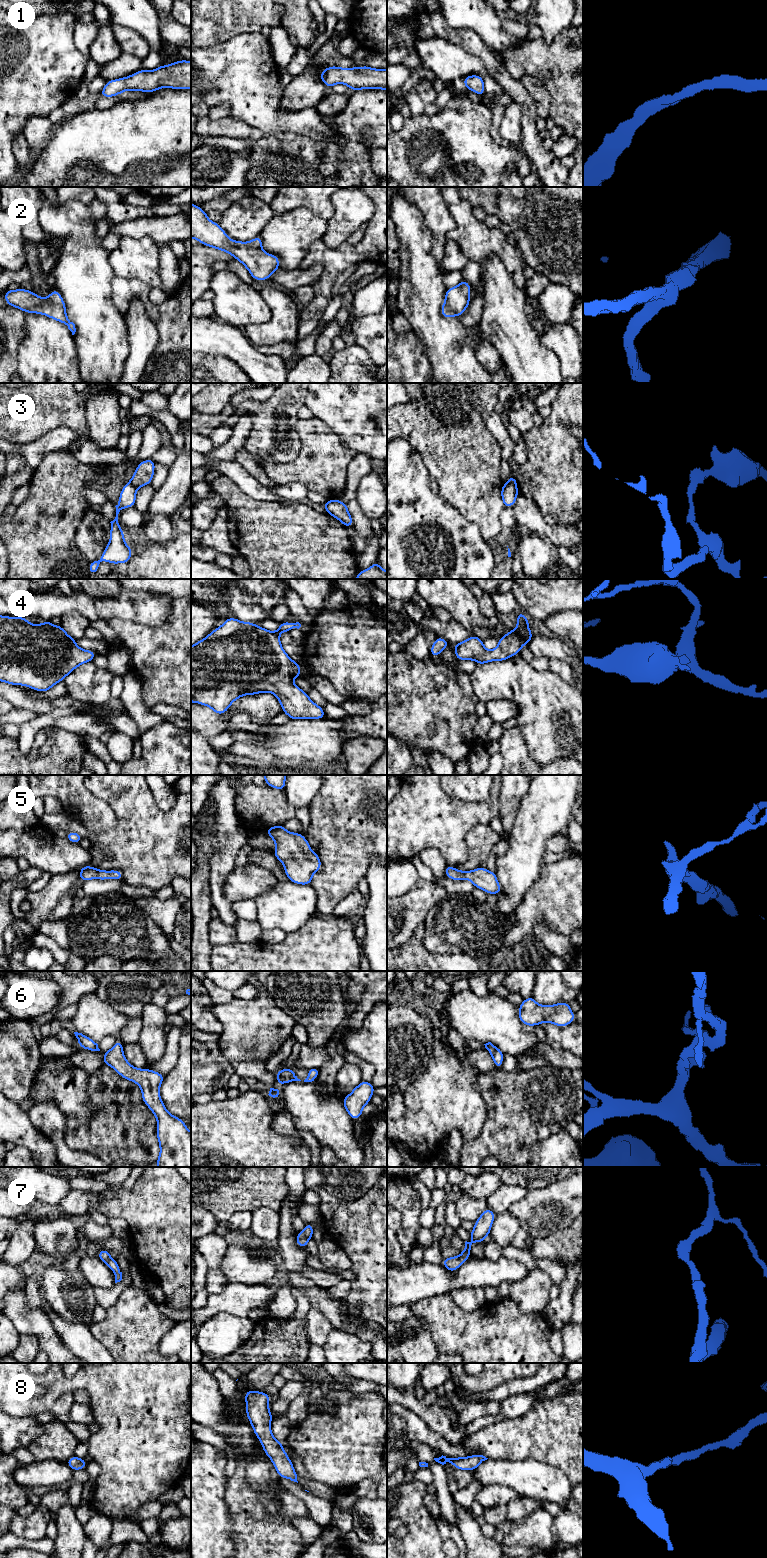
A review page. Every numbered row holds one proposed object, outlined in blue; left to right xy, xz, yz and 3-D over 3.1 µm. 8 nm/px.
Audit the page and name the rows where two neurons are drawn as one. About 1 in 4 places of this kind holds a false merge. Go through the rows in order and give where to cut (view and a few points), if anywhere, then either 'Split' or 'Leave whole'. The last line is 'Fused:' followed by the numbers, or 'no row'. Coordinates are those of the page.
1: No split. Leave whole
2: No split. Leave whole
3: Split along yz (507, 482), (516, 486). Split
4: No split. Leave whole
5: No split. Leave whole
6: No split. Leave whole
7: No split. Leave whole
8: No split. Leave whole
Fused: 3

